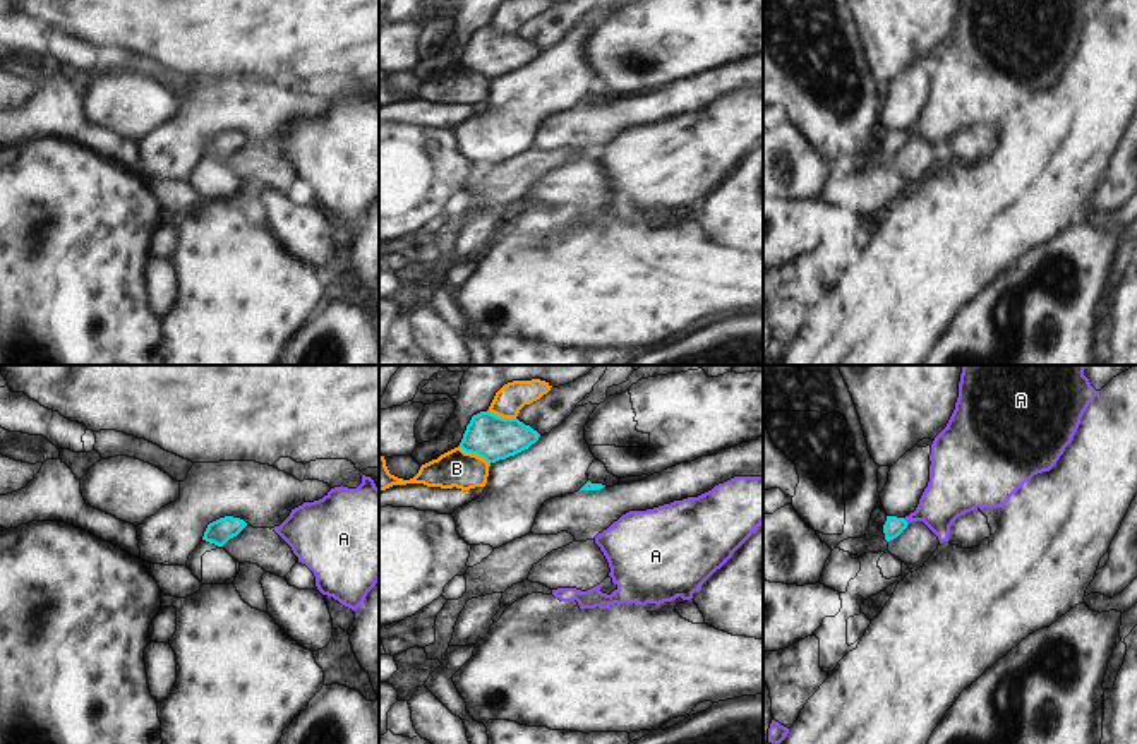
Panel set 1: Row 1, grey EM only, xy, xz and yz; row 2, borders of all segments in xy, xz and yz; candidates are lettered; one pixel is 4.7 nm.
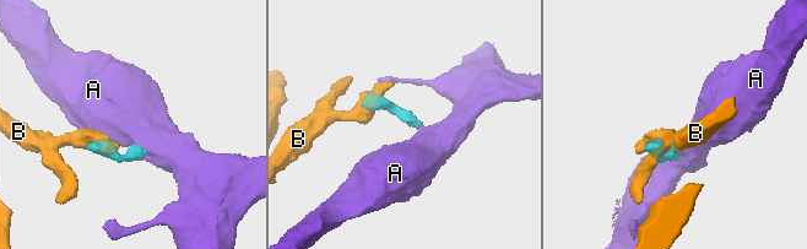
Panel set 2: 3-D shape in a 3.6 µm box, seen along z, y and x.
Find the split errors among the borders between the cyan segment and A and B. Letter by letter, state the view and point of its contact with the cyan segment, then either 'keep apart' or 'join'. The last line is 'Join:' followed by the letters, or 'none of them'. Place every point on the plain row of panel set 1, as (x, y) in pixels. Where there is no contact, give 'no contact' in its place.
A: contact yz (906, 138); join
B: contact xz (474, 69); keep apart
Join: A

